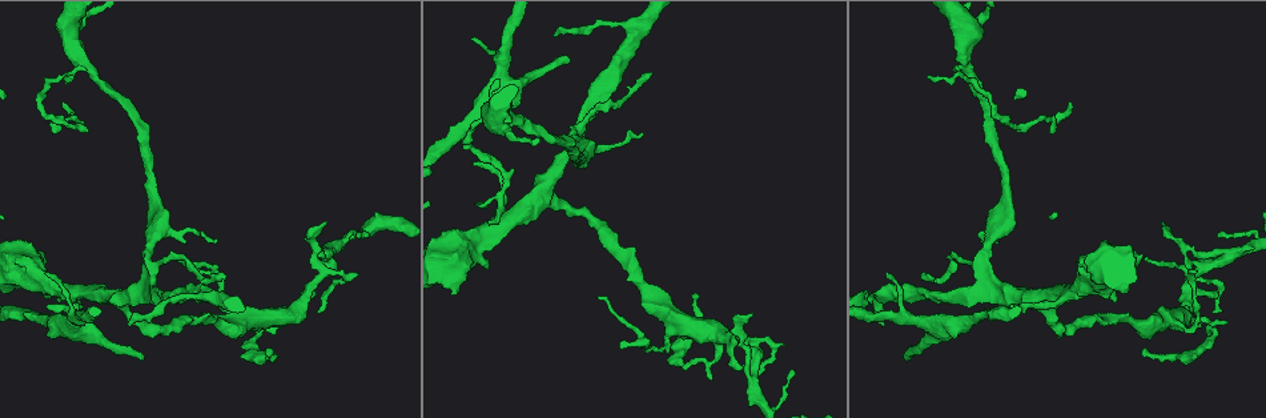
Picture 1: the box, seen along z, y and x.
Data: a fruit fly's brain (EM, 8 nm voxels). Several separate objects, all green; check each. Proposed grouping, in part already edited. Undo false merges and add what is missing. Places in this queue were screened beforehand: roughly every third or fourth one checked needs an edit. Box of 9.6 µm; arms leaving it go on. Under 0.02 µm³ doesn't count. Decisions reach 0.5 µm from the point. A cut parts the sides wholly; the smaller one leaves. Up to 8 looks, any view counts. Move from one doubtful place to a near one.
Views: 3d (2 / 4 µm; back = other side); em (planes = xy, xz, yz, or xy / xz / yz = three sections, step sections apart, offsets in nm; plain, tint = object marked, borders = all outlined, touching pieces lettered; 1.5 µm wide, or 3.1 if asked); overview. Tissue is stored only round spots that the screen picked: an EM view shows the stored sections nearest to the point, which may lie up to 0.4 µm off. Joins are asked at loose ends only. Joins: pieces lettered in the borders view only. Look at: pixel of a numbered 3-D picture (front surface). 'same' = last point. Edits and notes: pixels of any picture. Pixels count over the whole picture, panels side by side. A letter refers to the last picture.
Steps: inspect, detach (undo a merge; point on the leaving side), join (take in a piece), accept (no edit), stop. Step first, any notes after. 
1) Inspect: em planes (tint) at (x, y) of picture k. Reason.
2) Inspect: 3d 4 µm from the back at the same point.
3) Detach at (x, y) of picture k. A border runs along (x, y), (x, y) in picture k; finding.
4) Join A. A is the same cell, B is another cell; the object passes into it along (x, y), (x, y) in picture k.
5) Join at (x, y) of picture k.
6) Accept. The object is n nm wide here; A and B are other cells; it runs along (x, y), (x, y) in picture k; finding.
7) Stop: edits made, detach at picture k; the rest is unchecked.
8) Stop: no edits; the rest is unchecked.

Inspect: 3d 4 µm at (318, 310) of picture 1.

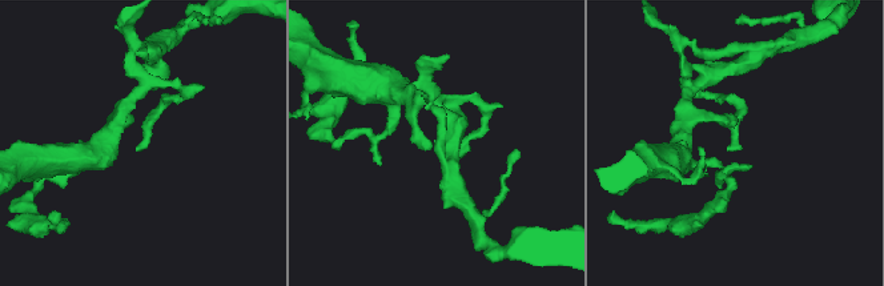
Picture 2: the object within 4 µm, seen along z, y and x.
Inspect: em planes (borders) at (140, 149) of picture 2.

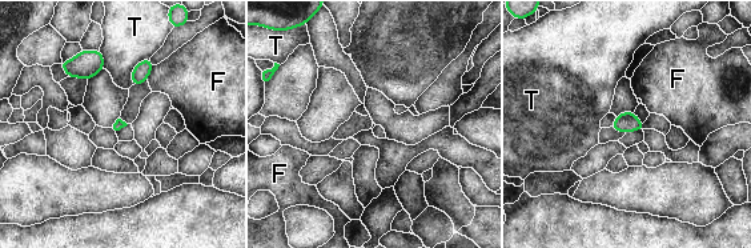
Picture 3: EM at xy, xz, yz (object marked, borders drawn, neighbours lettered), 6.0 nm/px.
Accept. The longest contact is with T, 200 nm; F and T are other cells; none of them fits.

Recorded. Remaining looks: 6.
Inspect: em xy step 4 (borders) at (515, 119) of picture 1. Arms part here.

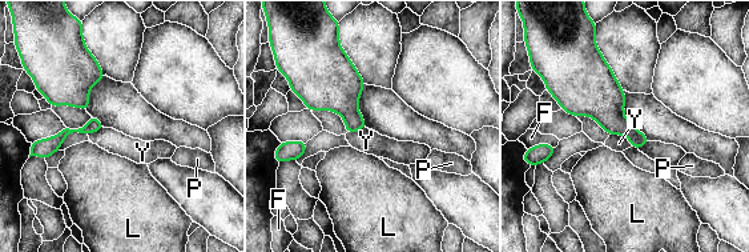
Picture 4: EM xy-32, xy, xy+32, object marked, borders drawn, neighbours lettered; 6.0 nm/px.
Accept. The longest contact is with Y, 160 nm; F, L, P and Y are other cells; a border runs along (609, 134), (623, 134), (632, 146) in picture 4; all the same neuron.

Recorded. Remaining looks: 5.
Inspect: 3d 2 µm at (565, 61) of picture 1. Branch stops here.

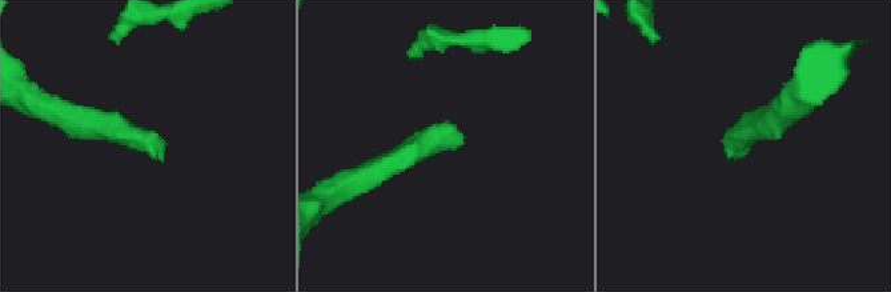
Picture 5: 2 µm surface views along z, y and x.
Inspect: em planes (borders) at (164, 151) of picture 5. Need the tissue.

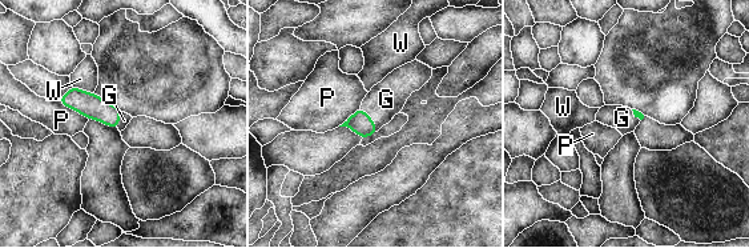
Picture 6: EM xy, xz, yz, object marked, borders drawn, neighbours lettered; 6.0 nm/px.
Join G. G is the same cell, P and W are other cells; it goes on there.

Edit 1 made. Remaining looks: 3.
Stop: edits made, join at picture 6; the rest is unchecked.

